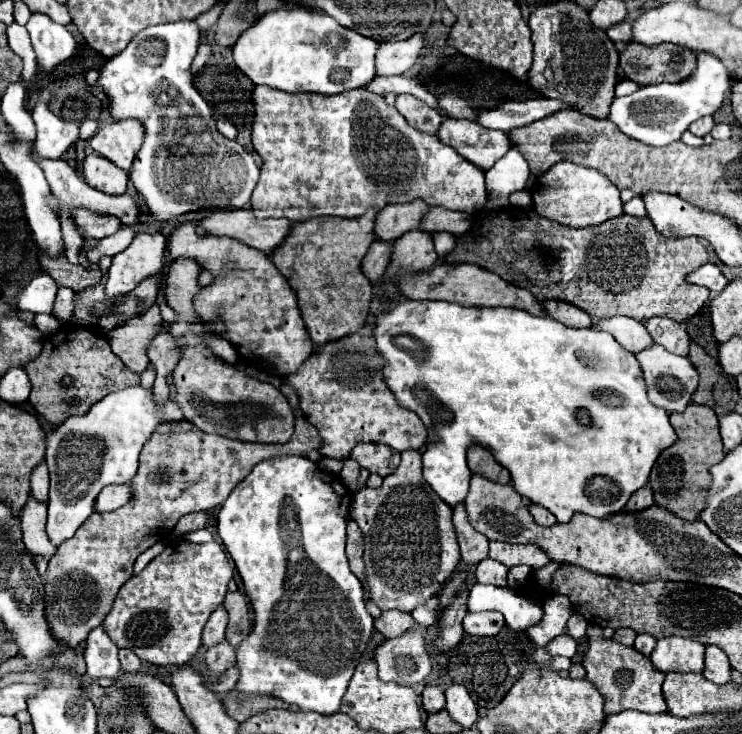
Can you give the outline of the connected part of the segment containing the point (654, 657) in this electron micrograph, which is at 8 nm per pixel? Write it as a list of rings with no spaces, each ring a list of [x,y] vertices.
[[[662,638],[656,642],[650,660],[660,672],[702,672],[704,644],[690,638]]]

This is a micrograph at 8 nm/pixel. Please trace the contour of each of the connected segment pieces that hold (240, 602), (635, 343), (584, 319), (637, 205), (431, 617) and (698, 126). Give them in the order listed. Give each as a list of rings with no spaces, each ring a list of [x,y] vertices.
[[[228,592],[224,598],[224,606],[228,610],[228,628],[226,628],[226,638],[234,648],[238,646],[240,640],[244,640],[250,632],[250,608],[242,592]]]
[[[608,316],[608,318],[598,318],[594,322],[598,330],[610,332],[620,346],[624,346],[630,352],[640,352],[642,348],[652,344],[652,338],[648,330],[644,328],[642,322],[630,318],[630,316]]]
[[[548,300],[544,302],[544,308],[548,310],[548,316],[570,326],[570,328],[590,328],[592,326],[592,318],[580,310],[578,306],[564,302],[564,300]]]
[[[634,196],[632,200],[628,200],[628,202],[624,204],[624,212],[626,212],[626,214],[634,214],[634,216],[644,216],[644,214],[646,214],[646,208],[644,208],[642,198]]]
[[[438,596],[428,598],[424,604],[416,606],[412,612],[412,618],[420,626],[432,626],[438,620]]]
[[[704,116],[704,118],[696,120],[696,122],[692,122],[688,130],[690,130],[694,136],[706,136],[706,134],[712,130],[712,126],[714,126],[712,116]]]

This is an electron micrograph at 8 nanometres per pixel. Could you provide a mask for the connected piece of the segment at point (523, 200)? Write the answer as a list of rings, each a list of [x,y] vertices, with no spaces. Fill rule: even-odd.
[[[520,190],[520,192],[514,192],[510,196],[510,204],[512,206],[518,206],[518,208],[530,208],[532,206],[532,196],[528,190]]]

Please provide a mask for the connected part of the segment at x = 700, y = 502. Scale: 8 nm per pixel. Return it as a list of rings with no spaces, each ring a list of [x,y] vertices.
[[[692,402],[684,412],[670,414],[670,424],[676,430],[678,440],[662,450],[662,454],[654,462],[654,468],[650,472],[650,486],[654,490],[654,500],[658,506],[664,506],[676,516],[692,522],[706,506],[704,494],[710,486],[708,468],[722,460],[724,454],[724,446],[718,434],[718,416],[708,406]]]

